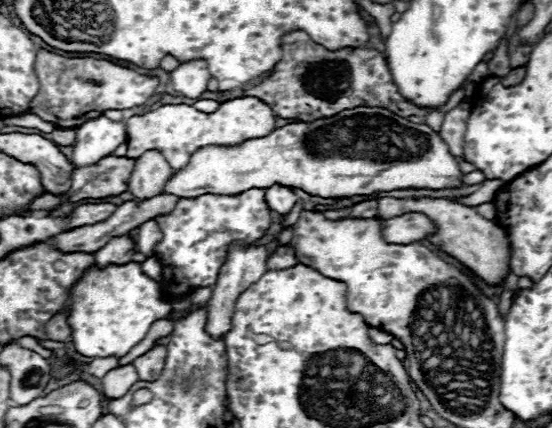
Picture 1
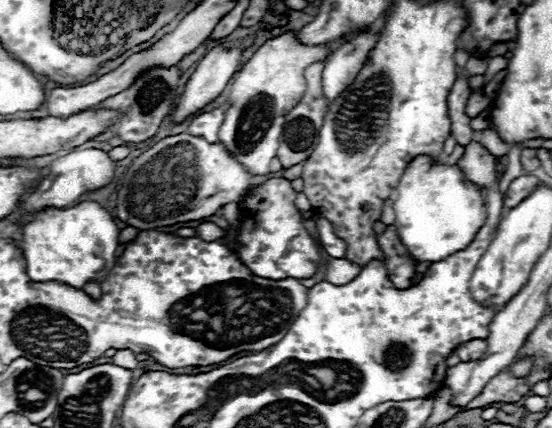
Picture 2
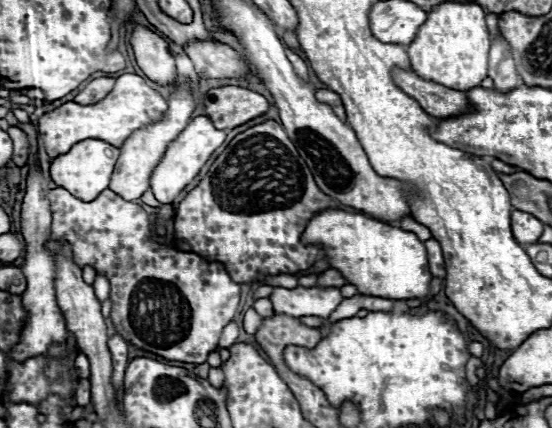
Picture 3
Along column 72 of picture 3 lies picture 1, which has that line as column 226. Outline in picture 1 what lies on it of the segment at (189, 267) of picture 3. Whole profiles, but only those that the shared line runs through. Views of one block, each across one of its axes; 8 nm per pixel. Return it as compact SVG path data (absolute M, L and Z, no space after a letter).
M250 188L238 196L216 196L216 194L204 194L198 198L180 198L176 204L176 210L168 216L156 216L154 218L162 230L162 240L154 246L154 256L162 264L162 294L172 300L172 298L182 298L192 294L196 288L202 286L214 286L216 278L220 274L220 268L228 256L228 246L238 242L242 246L254 244L258 238L266 234L270 228L270 208L264 198L262 188Z

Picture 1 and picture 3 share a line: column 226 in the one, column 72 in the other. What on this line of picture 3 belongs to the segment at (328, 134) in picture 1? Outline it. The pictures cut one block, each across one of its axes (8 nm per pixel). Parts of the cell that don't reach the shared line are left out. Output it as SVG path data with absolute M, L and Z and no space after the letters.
M88 138L88 140L82 140L78 144L74 144L66 154L54 158L54 162L50 166L50 176L60 188L66 188L70 194L78 196L80 200L90 202L102 190L108 188L108 182L110 182L110 176L112 176L118 154L120 154L120 150L114 148L112 144Z

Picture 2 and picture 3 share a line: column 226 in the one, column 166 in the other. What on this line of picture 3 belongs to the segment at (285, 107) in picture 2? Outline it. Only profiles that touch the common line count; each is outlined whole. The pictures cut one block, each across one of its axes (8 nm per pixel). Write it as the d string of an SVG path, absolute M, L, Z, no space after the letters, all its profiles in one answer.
M188 84L172 86L170 96L168 96L166 116L162 116L162 120L158 120L154 124L146 124L146 128L140 128L138 132L130 134L126 138L124 146L120 148L120 158L116 162L116 168L114 168L114 174L110 180L110 190L116 192L118 196L122 196L124 200L138 200L150 188L150 176L152 176L154 168L158 166L158 162L162 160L170 140L174 140L174 136L178 136L178 132L182 132L182 128L186 128L194 110L196 110L196 96L190 90L190 86Z

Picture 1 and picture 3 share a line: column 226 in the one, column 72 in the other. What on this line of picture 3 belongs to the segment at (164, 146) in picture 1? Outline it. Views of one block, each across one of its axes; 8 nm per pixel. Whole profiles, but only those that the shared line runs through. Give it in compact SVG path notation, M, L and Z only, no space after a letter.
M122 74L116 78L112 92L100 102L86 104L86 106L76 104L76 102L66 102L54 112L44 114L38 122L38 132L42 136L42 142L50 158L66 154L76 142L86 140L86 138L98 138L120 148L134 130L140 130L146 124L160 120L166 108L168 108L166 100L154 88L150 88L142 76Z

